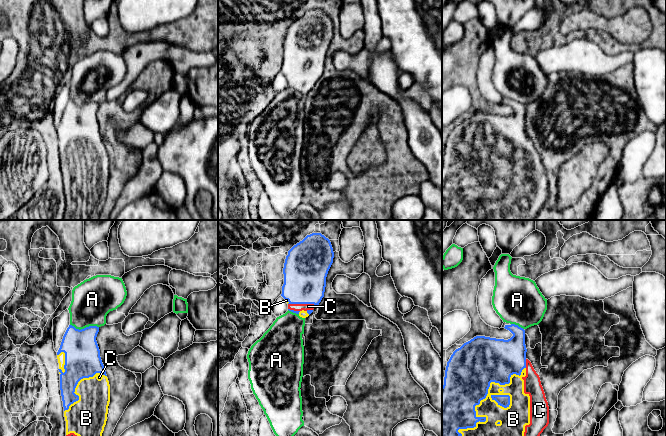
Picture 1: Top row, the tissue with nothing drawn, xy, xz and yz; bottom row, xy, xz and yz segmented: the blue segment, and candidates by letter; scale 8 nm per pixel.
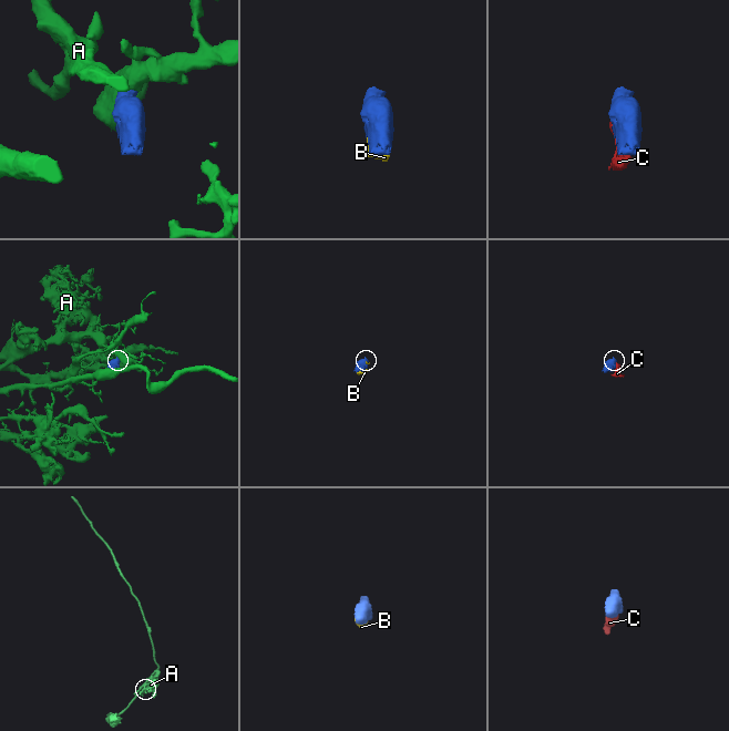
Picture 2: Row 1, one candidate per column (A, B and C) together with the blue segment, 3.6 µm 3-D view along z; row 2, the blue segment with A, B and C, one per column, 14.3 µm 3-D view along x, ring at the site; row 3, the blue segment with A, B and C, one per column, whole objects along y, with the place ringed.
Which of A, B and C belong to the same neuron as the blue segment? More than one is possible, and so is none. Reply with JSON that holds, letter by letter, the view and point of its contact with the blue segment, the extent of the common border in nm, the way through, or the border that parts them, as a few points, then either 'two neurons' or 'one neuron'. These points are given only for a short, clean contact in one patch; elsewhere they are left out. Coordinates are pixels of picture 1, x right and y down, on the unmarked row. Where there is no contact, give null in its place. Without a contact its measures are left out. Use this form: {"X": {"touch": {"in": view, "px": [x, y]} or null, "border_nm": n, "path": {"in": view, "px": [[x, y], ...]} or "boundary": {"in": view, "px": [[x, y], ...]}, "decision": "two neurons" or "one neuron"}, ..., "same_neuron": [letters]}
{"A": {"touch": {"in": "xy", "px": [84, 104]}, "border_nm": 240, "boundary": {"in": "xy", "px": [[70, 100], [79, 105], [89, 102], [98, 103]]}, "decision": "two neurons"}, "B": {"touch": {"in": "yz", "px": [477, 180]}, "border_nm": 850, "decision": "one neuron"}, "C": {"touch": {"in": "xz", "px": [302, 79]}, "border_nm": 240, "decision": "one neuron"}, "same_neuron": ["B", "C"]}

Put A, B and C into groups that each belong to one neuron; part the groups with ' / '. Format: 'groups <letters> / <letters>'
groups A / B C

